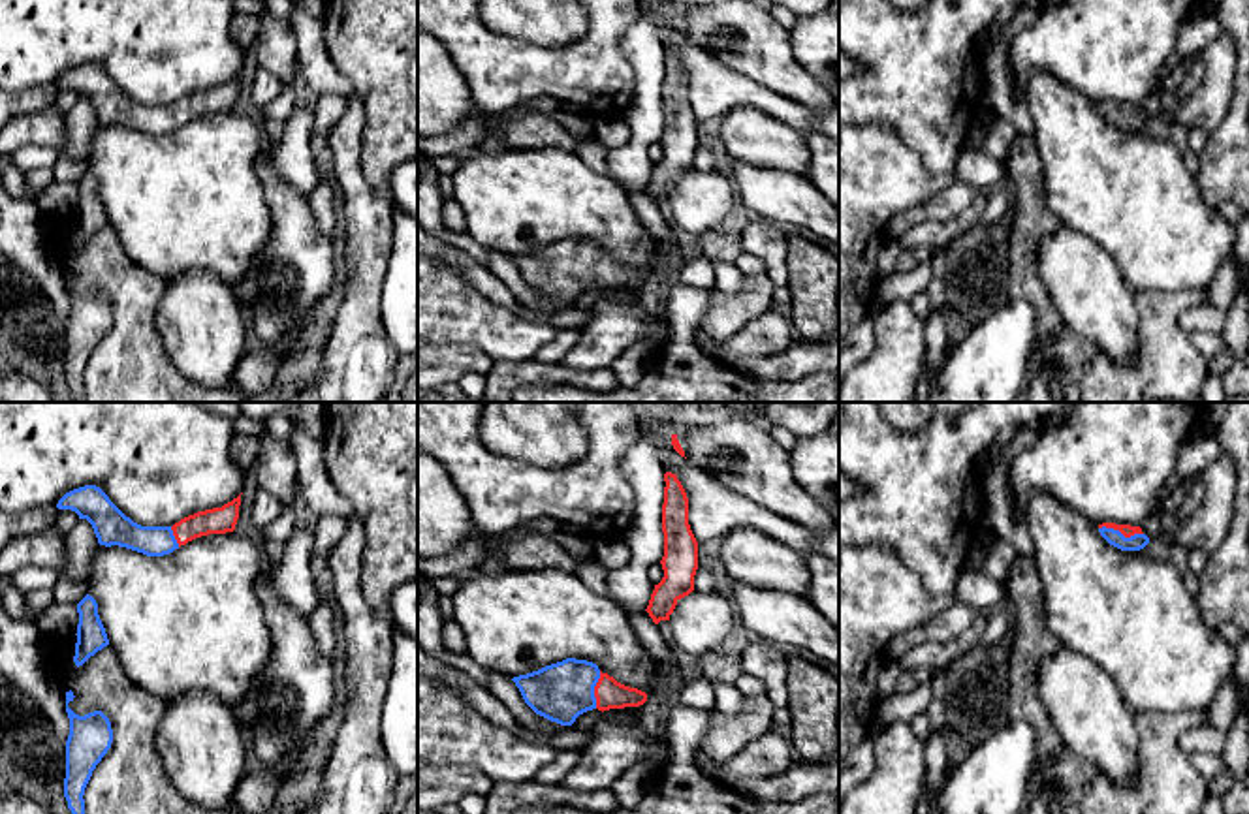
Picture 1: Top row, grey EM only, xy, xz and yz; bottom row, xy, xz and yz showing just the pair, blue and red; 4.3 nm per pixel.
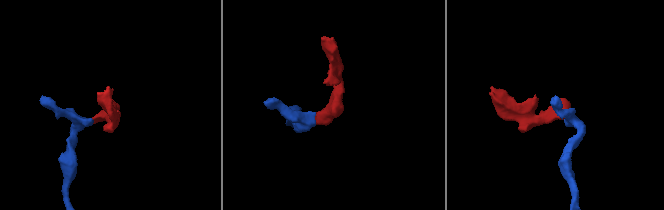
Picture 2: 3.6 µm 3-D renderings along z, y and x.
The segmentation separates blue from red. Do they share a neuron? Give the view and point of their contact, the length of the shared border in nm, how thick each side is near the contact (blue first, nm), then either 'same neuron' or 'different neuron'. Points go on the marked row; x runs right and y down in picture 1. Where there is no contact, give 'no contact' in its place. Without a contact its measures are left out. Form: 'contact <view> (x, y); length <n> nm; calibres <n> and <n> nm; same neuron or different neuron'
contact yz (1120, 532); length 190 nm; calibres 70 and 60 nm; same neuron

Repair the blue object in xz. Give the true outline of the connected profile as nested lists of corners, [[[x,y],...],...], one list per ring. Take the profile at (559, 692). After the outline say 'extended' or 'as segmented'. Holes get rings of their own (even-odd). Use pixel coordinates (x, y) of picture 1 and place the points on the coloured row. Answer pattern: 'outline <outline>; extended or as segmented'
outline [[[566,658],[512,679],[525,703],[540,716],[572,726],[587,711],[640,707],[647,694],[617,682],[596,664]]]; extended

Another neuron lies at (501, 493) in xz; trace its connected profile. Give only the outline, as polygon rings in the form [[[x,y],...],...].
[[[418,402],[418,451],[436,459],[448,472],[453,487],[465,498],[478,532],[500,534],[534,519],[555,519],[589,532],[594,540],[623,538],[632,524],[636,493],[623,476],[621,461],[636,442],[640,427],[630,402],[574,402],[581,427],[589,438],[587,453],[572,464],[536,466],[517,459],[495,455],[480,440],[483,402]]]

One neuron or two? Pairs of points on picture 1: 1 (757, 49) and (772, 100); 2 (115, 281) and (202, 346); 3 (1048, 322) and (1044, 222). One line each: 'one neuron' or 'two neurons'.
1: two neurons
2: two neurons
3: one neuron

